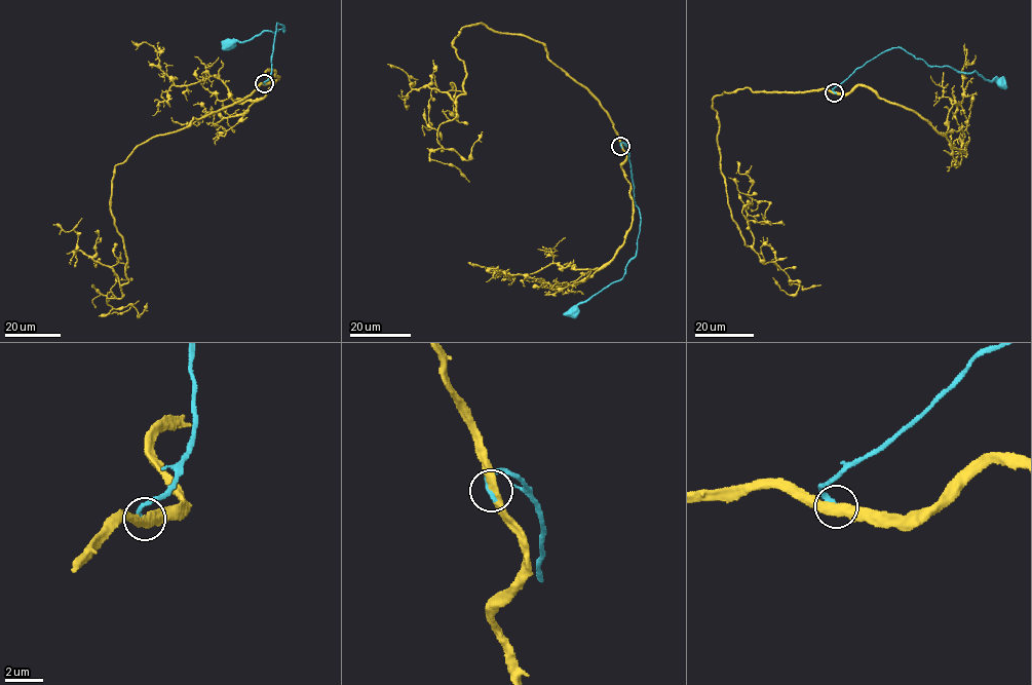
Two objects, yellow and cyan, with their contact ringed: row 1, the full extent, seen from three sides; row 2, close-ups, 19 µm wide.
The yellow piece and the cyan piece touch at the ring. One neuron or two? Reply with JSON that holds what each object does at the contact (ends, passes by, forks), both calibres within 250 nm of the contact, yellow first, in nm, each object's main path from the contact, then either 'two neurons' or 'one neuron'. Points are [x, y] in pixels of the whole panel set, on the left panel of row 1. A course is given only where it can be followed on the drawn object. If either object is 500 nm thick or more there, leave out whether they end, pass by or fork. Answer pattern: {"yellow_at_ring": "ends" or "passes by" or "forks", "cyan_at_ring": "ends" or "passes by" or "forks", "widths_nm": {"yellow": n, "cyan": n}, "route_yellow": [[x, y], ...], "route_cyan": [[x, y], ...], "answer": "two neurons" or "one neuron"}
{"yellow_at_ring": "passes by", "cyan_at_ring": "ends", "widths_nm": {"yellow": 440, "cyan": 320}, "route_yellow": [[264, 84], [151, 137], [114, 168], [111, 215], [128, 281], [107, 303], [132, 306], [139, 317], [147, 302]], "route_cyan": [[264, 84], [271, 73], [277, 23], [284, 26], [283, 32], [283, 28], [274, 33], [262, 31], [229, 44]], "answer": "one neuron"}

